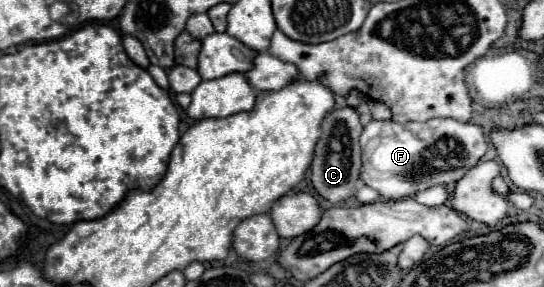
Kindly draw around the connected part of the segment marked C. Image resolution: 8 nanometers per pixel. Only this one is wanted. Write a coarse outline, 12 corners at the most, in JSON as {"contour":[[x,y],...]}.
{"contour":[[353,107],[333,109],[315,147],[311,183],[341,203],[361,175]]}

